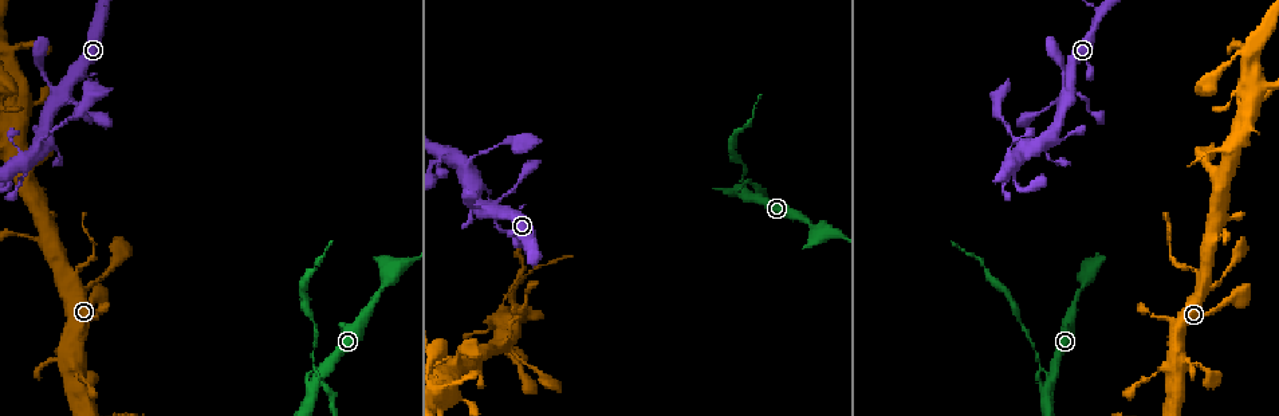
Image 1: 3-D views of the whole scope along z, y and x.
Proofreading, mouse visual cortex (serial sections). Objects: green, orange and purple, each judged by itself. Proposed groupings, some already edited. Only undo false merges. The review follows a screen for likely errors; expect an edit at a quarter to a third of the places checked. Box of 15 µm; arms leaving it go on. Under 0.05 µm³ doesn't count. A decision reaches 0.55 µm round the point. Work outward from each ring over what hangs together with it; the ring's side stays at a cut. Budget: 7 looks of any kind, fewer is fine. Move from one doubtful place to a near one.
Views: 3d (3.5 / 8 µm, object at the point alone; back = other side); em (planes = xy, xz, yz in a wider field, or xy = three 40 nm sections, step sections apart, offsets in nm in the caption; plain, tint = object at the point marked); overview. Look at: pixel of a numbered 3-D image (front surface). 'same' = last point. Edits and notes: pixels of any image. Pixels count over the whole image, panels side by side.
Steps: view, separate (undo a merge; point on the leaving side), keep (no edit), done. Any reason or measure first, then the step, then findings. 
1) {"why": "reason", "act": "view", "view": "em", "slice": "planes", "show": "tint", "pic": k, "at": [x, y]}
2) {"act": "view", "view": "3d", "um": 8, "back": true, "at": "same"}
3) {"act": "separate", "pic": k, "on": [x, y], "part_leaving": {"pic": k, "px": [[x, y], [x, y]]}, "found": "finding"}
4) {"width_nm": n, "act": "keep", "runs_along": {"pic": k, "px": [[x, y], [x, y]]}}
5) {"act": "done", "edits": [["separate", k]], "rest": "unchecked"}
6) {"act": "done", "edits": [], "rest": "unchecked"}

{"why": "thin neck", "act": "view", "view": "em", "slice": "xy", "step": 3, "show": "tint", "pic": 1, "at": [743, 180]}

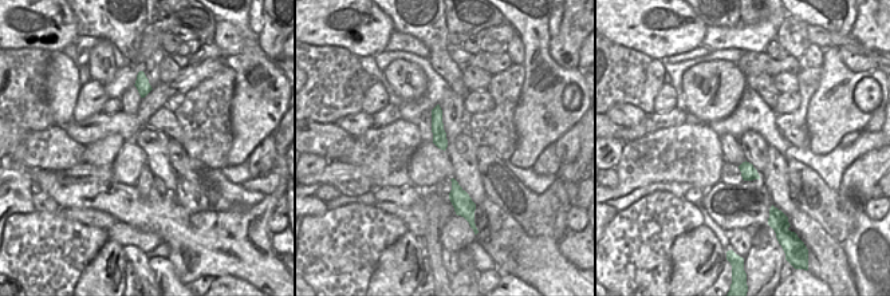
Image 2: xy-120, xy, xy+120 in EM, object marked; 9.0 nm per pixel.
{"act": "view", "view": "3d", "um": 3.5, "at": "same"}

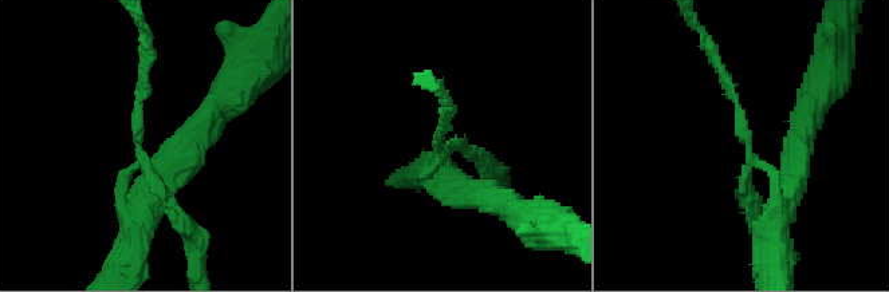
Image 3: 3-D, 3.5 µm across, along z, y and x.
{"act": "separate", "pic": 3, "on": [751, 204], "found": "a second cell is stuck on"}

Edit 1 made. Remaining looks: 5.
{"act": "view", "view": "3d", "um": 3.5, "pic": 1, "at": [58, 95]}

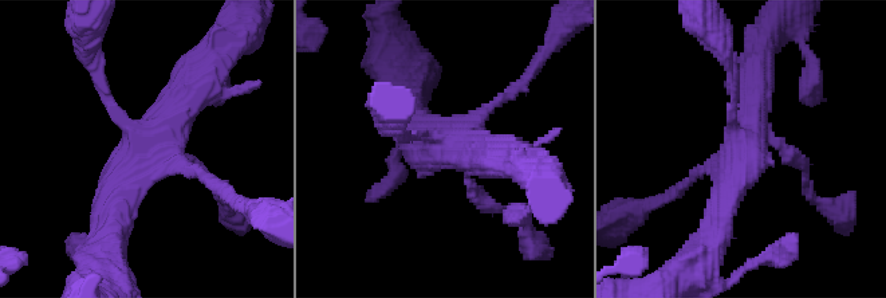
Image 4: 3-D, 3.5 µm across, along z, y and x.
{"why": "now the EM", "act": "view", "view": "em", "slice": "xy", "step": 1, "show": "tint", "pic": 4, "at": [445, 146]}

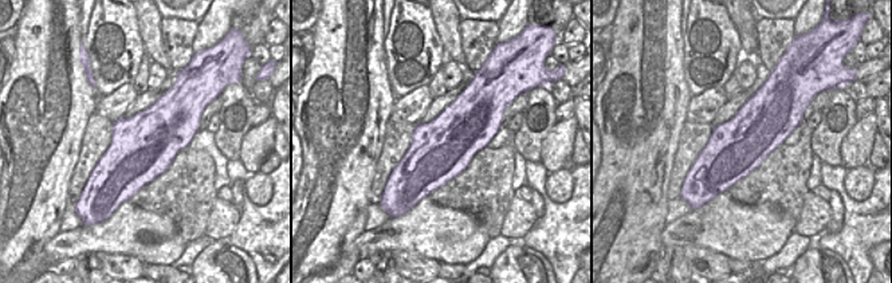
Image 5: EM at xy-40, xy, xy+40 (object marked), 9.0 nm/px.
{"width_nm": 550, "act": "keep", "runs_along": {"pic": 4, "px": [[207, 73], [129, 164], [115, 218]]}, "found": "one cell here"}

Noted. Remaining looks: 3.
{"why": "a fork", "act": "view", "view": "3d", "um": 3.5, "pic": 1, "at": [37, 147]}

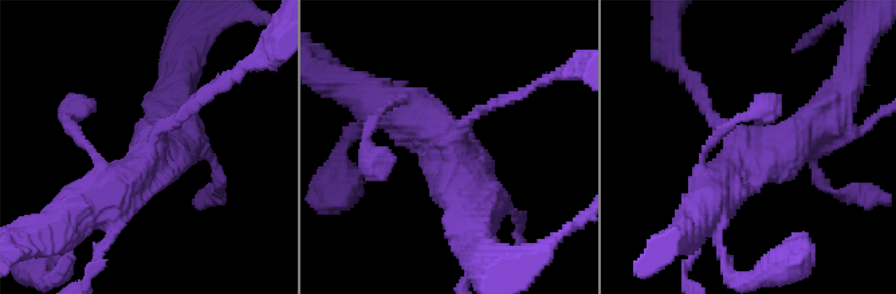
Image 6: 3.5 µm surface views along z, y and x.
{"arms": 3, "arm_widths_nm": [150, 500, 600], "why": "shape alone is not enough", "act": "view", "view": "em", "slice": "xy", "step": 2, "show": "tint", "pic": 6, "at": [750, 144]}

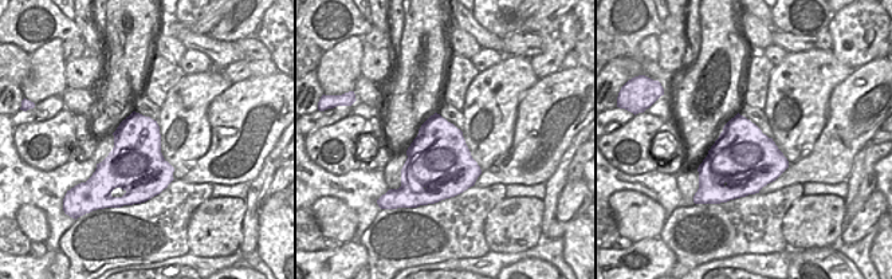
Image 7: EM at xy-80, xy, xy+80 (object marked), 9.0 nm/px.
{"act": "keep", "runs_along": {"pic": 6, "px": [[472, 220], [456, 148], [395, 110]]}, "found": "all the same cell"}

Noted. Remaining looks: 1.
{"act": "done", "edits": [["separate", 3]], "rest": "unchecked"}

